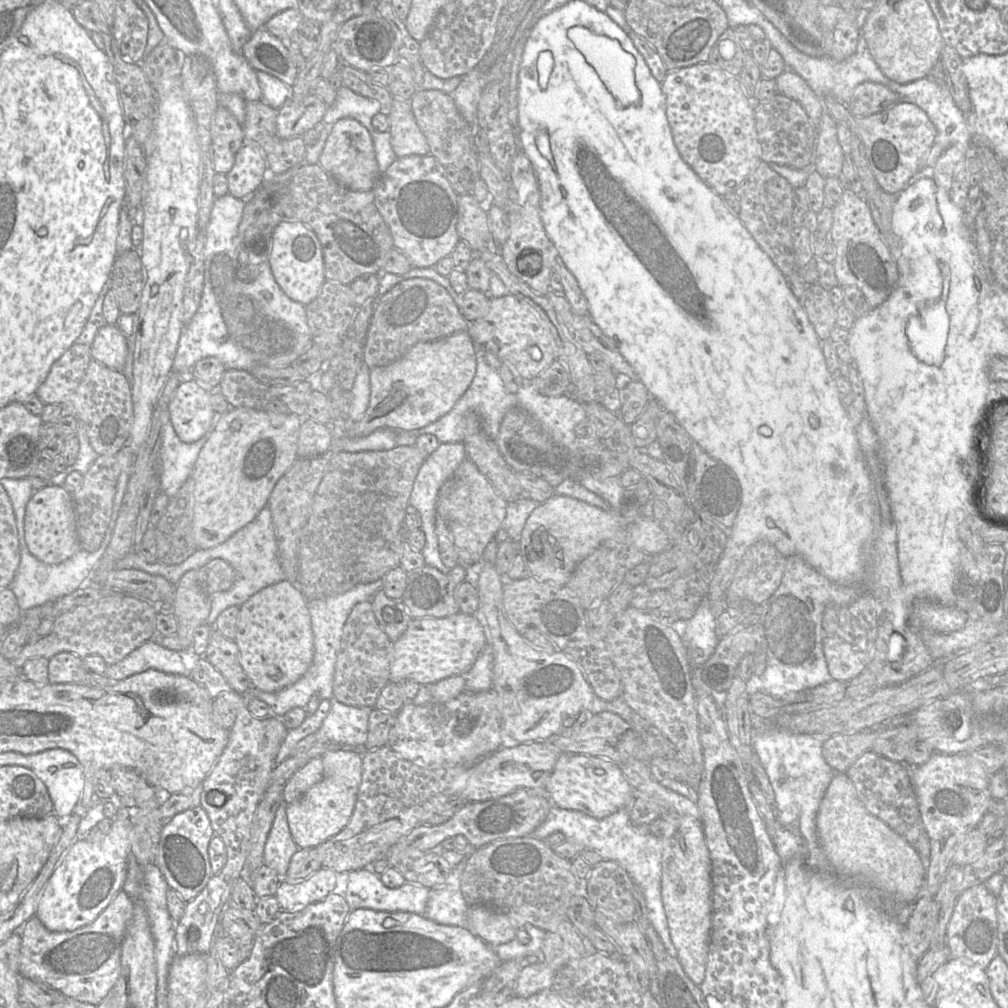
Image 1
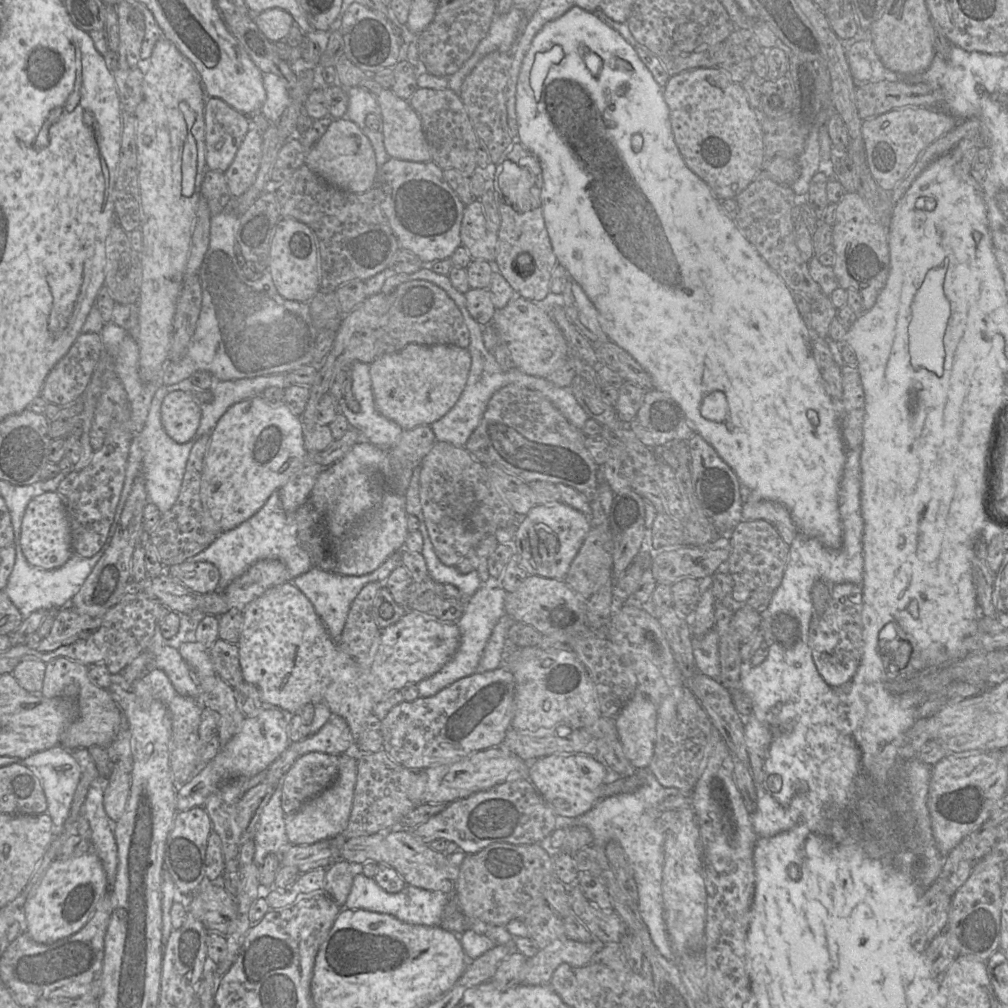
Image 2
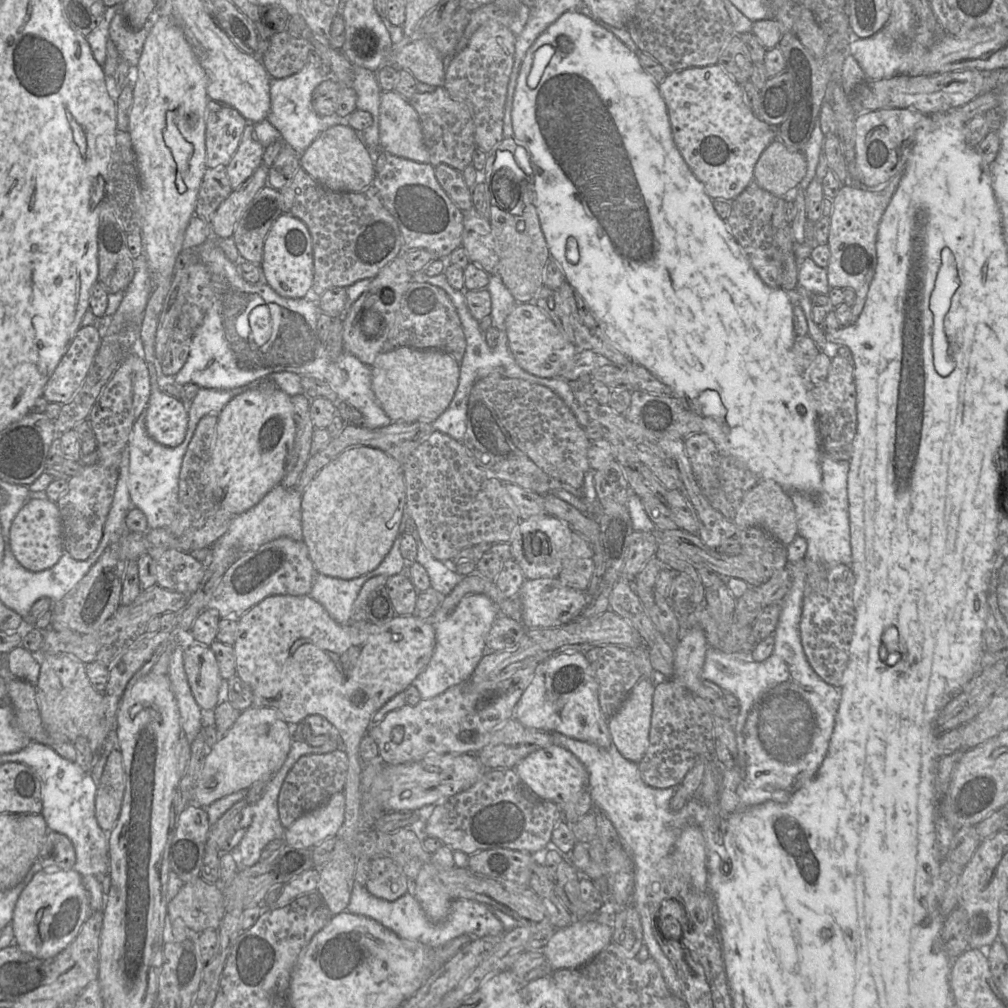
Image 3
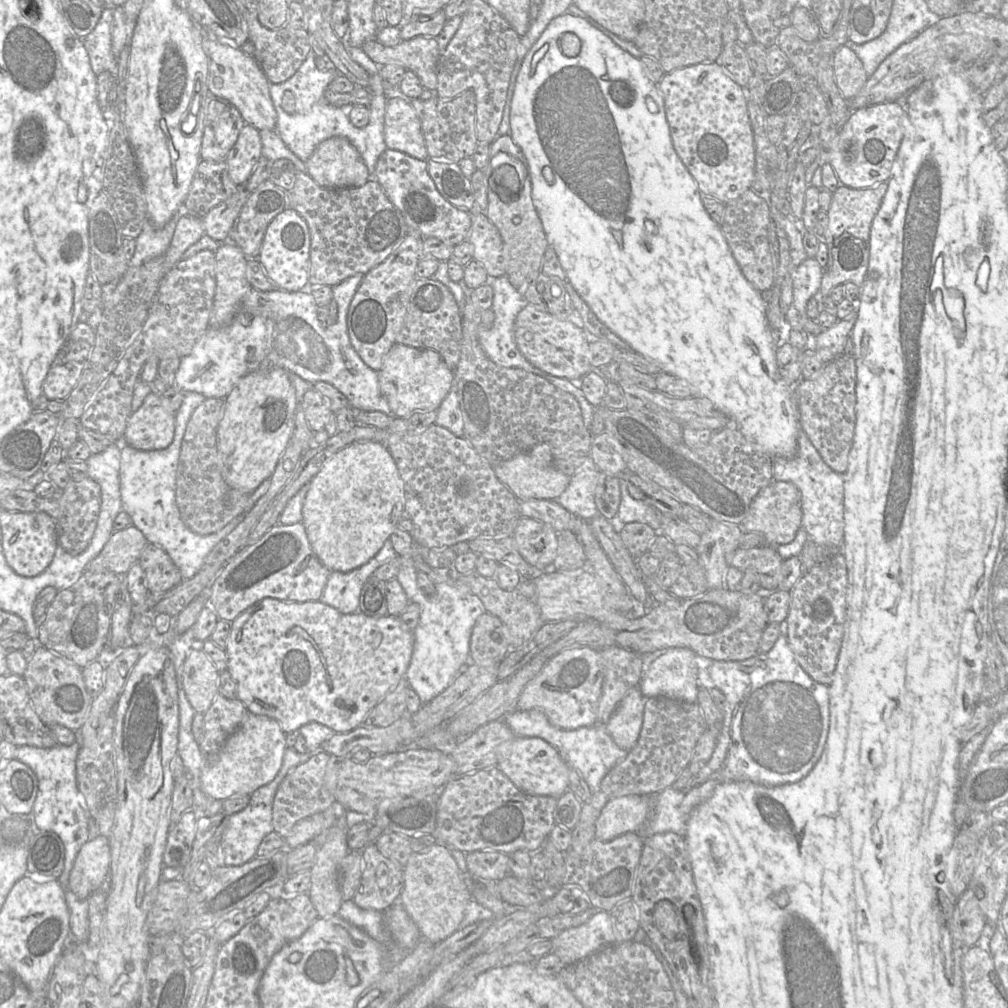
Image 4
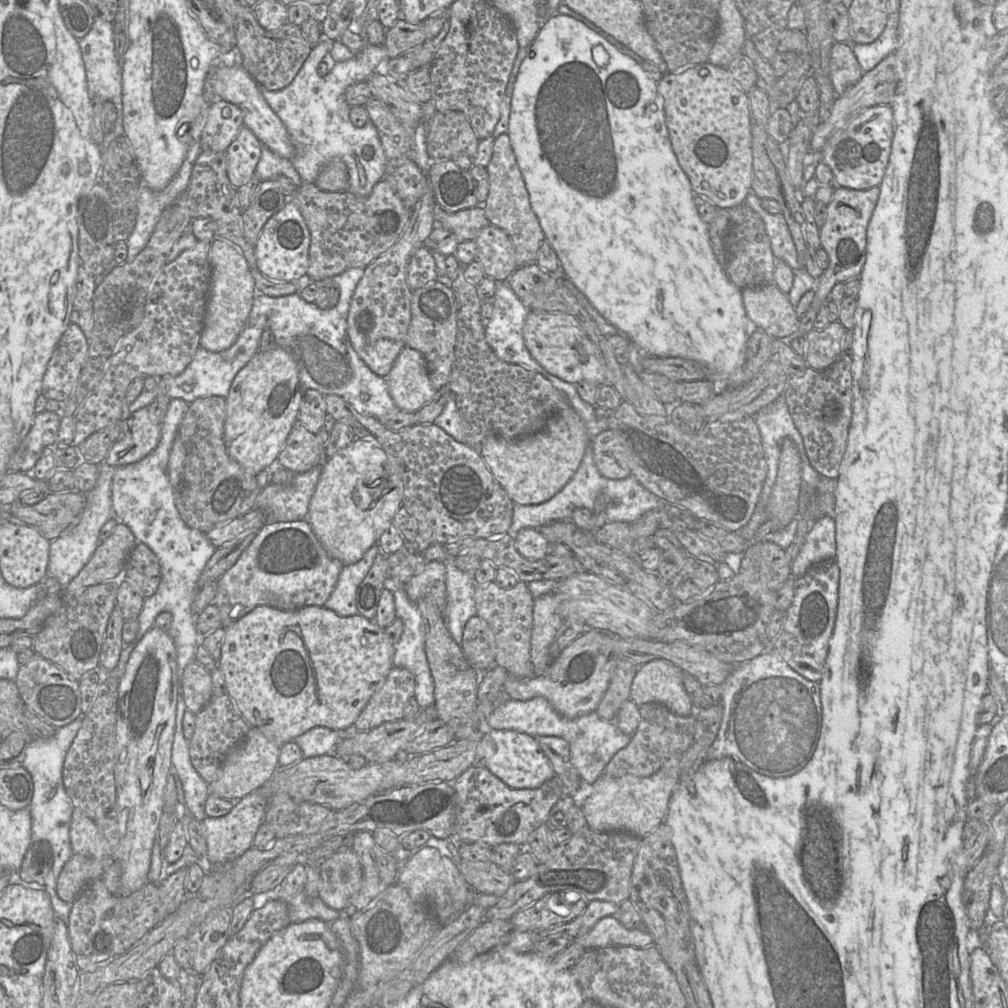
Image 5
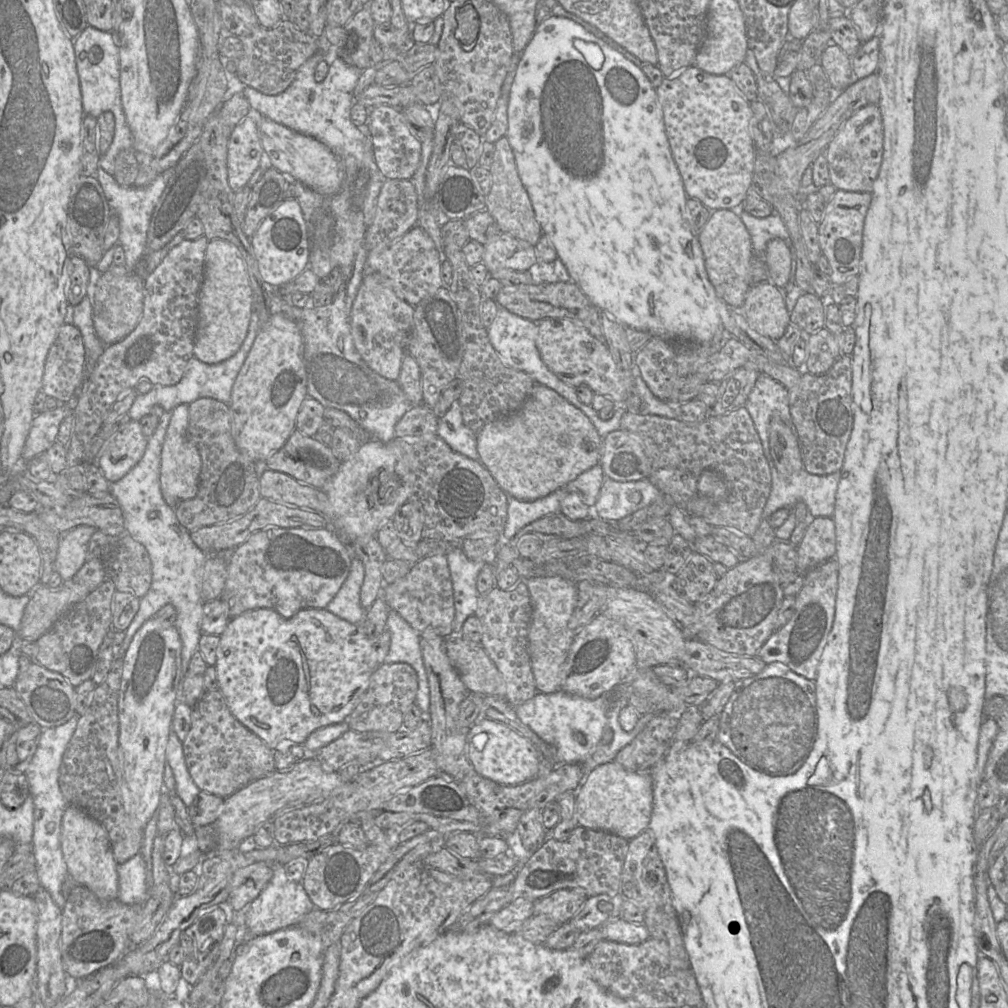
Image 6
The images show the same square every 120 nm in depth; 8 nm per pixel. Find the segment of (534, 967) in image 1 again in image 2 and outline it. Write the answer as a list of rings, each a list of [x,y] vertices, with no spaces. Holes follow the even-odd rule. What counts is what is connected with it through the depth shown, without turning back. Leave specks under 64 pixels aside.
[[[569,938],[555,940],[531,958],[521,972],[523,984],[549,984],[553,973],[562,964],[568,963],[581,967],[589,963],[592,957],[605,945],[598,939],[583,943]]]

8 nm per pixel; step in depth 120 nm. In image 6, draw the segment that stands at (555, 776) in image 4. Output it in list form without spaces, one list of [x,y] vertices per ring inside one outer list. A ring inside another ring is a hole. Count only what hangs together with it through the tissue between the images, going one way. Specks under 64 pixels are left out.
[[[482,717],[467,732],[467,755],[478,775],[501,785],[514,786],[540,774],[540,756],[535,746],[510,727]]]

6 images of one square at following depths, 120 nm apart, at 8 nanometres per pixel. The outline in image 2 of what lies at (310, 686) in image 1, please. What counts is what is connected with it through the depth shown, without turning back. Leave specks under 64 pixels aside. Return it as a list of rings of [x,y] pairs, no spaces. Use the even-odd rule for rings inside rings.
[[[401,551],[393,553],[375,571],[366,575],[340,575],[335,572],[324,571],[318,567],[312,567],[306,573],[294,578],[292,583],[309,599],[329,635],[339,643],[351,604],[361,589],[370,582],[384,583],[391,572],[399,565],[402,565]]]

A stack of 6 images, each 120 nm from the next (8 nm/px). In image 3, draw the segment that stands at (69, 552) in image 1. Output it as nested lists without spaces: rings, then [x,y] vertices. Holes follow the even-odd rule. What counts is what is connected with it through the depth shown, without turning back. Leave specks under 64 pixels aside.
[[[47,497],[30,499],[12,522],[10,546],[25,569],[40,572],[52,568],[64,553],[63,526],[57,503]]]

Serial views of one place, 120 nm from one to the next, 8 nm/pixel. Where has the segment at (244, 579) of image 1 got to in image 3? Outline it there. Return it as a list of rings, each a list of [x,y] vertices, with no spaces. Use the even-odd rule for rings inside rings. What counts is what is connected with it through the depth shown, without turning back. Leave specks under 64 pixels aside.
[[[281,484],[272,488],[255,506],[233,517],[226,533],[210,547],[209,558],[214,561],[221,561],[229,556],[231,550],[236,550],[242,554],[257,550],[262,545],[281,537],[302,541],[302,493],[297,491],[295,487]]]

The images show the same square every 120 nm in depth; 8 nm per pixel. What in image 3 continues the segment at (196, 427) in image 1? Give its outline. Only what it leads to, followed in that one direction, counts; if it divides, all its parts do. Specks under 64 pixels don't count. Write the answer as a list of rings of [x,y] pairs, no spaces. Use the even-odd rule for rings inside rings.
[[[146,363],[150,375],[151,394],[145,410],[148,435],[166,447],[177,447],[186,436],[188,408],[173,396],[163,393],[157,382],[153,363]]]

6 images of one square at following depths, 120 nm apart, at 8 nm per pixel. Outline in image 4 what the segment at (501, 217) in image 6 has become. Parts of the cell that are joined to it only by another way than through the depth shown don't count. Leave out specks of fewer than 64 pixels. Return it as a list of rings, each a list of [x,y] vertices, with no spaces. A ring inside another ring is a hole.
[[[509,135],[495,139],[490,145],[486,167],[481,170],[485,177],[487,208],[485,215],[499,231],[506,249],[506,276],[521,293],[541,273],[544,253],[548,247],[541,220],[536,212],[531,196],[531,182],[526,159],[520,148]]]

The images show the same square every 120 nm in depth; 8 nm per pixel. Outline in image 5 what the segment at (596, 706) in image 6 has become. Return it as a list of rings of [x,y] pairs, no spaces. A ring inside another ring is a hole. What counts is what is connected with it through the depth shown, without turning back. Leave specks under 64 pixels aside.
[[[538,696],[525,701],[507,700],[490,713],[484,722],[487,729],[514,730],[531,736],[556,736],[569,745],[570,761],[580,778],[586,784],[586,790],[600,776],[612,757],[625,748],[631,736],[619,730],[614,722],[600,718],[592,711],[569,719],[560,715],[544,697]]]

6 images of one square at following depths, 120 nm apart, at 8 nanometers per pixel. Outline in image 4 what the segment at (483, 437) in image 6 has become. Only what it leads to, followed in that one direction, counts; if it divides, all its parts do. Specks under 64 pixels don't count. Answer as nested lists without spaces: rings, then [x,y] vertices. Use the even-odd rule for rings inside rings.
[[[547,443],[537,444],[526,452],[498,463],[493,469],[499,481],[502,482],[518,500],[556,499],[564,492],[570,482],[570,477],[554,466],[552,450]]]

